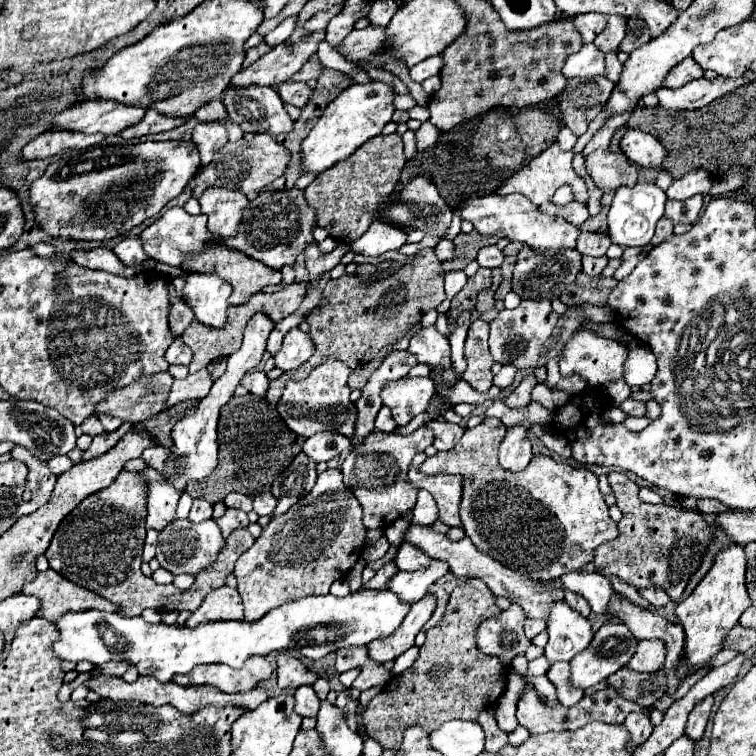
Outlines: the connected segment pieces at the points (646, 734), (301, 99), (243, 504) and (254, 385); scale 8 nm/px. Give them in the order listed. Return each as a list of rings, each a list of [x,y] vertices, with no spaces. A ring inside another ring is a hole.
[[[638,712],[628,714],[624,726],[630,734],[630,740],[626,746],[628,752],[634,752],[634,748],[640,746],[642,742],[646,742],[646,738],[650,738],[650,734],[652,734],[652,724],[650,724],[650,718],[646,714],[638,714]]]
[[[288,80],[284,84],[278,84],[276,90],[278,90],[278,94],[282,96],[282,100],[286,104],[292,104],[296,108],[304,108],[308,104],[308,100],[312,98],[312,88],[308,84],[304,84],[304,82]]]
[[[231,492],[228,494],[224,499],[224,504],[226,507],[239,508],[245,512],[253,510],[252,498],[238,492]]]
[[[254,370],[254,372],[248,372],[248,374],[242,378],[242,386],[244,386],[248,392],[256,394],[256,396],[264,396],[266,390],[268,390],[268,386],[270,386],[270,380],[266,378],[264,372]]]

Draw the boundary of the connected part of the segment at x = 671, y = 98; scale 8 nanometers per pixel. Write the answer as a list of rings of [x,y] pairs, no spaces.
[[[716,76],[716,80],[706,80],[698,78],[682,88],[670,90],[670,88],[658,88],[656,96],[660,100],[660,106],[672,108],[672,110],[698,110],[706,104],[710,104],[716,98],[722,98],[728,92],[734,92],[736,88],[748,84],[750,78],[740,76],[740,78],[724,78]]]

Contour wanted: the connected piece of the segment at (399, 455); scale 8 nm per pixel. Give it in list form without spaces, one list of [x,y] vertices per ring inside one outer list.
[[[426,426],[418,428],[416,432],[408,436],[400,434],[384,434],[384,432],[372,432],[366,438],[366,446],[356,446],[348,458],[342,464],[344,484],[352,490],[352,494],[360,500],[364,508],[364,526],[366,528],[386,528],[396,518],[408,514],[418,496],[418,488],[414,488],[406,480],[406,472],[410,466],[410,460],[416,452],[424,452],[434,442],[434,432]]]

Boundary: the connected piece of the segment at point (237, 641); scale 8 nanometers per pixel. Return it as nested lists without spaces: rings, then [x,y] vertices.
[[[360,590],[344,598],[308,596],[268,612],[254,624],[240,622],[208,622],[196,628],[148,624],[142,616],[122,616],[118,612],[68,612],[58,620],[60,640],[54,652],[62,660],[88,660],[100,666],[110,660],[126,660],[138,668],[140,676],[154,676],[162,682],[172,682],[174,674],[188,674],[194,666],[222,662],[232,668],[242,668],[250,656],[268,656],[272,650],[300,652],[310,660],[324,658],[330,652],[346,646],[366,646],[372,640],[390,636],[406,618],[410,602],[398,600],[390,590]]]

